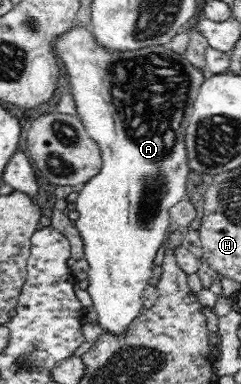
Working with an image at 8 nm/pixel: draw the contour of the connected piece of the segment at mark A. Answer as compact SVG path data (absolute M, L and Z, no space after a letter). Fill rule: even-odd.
M74 26L70 30L55 40L54 54L66 65L76 115L99 145L102 158L98 175L78 188L75 203L79 218L75 226L84 242L84 259L89 263L87 291L97 311L97 321L106 332L122 335L144 311L143 291L149 286L158 249L172 227L170 208L187 195L190 169L184 135L192 105L208 73L190 63L184 52L174 51L168 44L134 51L106 51L96 42L89 27Z

